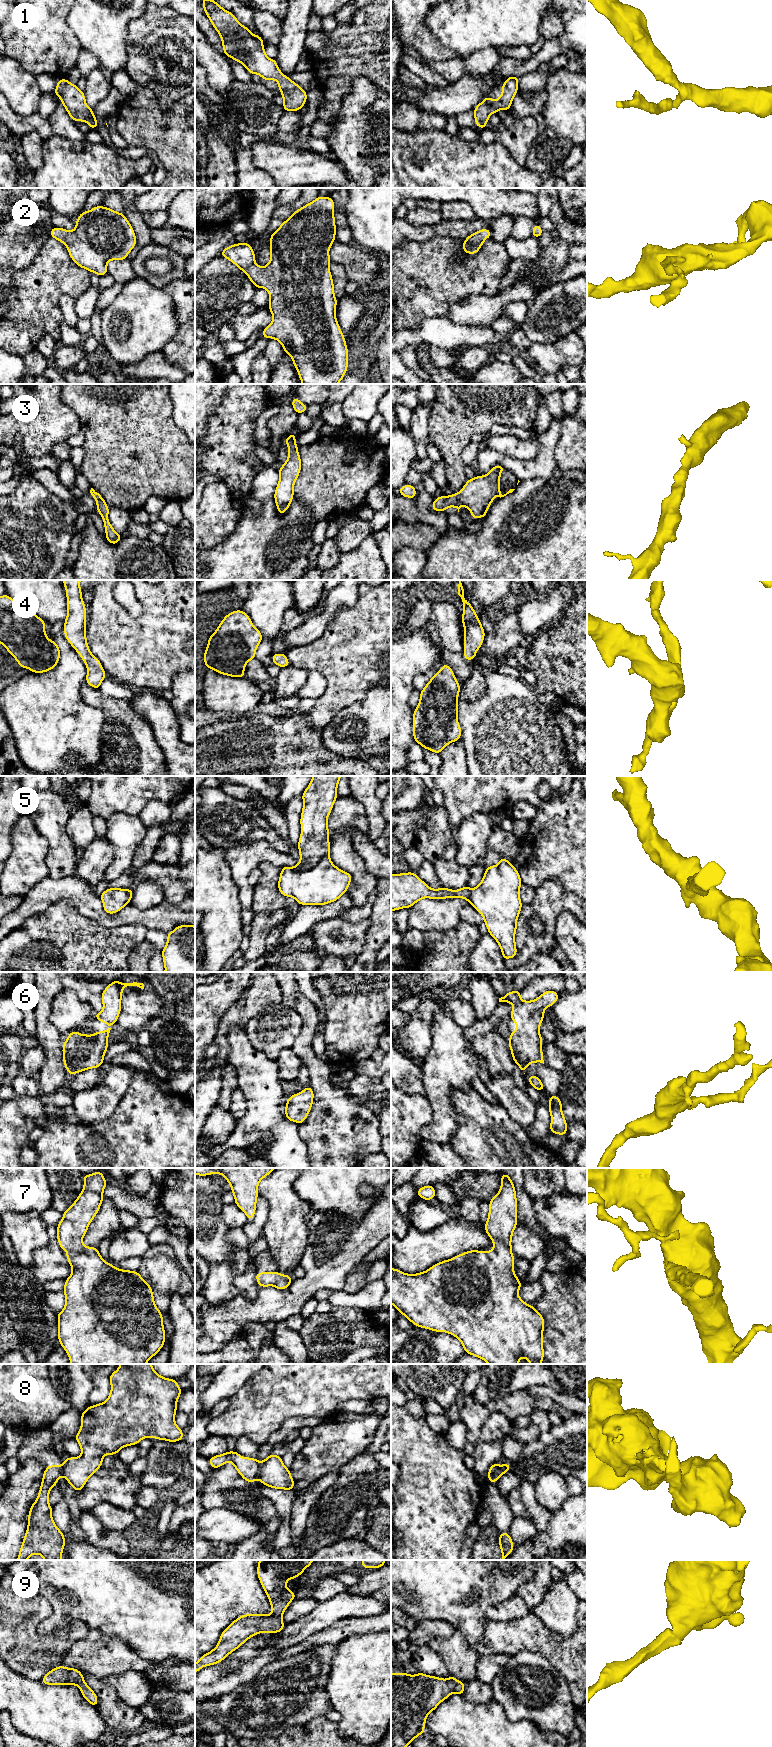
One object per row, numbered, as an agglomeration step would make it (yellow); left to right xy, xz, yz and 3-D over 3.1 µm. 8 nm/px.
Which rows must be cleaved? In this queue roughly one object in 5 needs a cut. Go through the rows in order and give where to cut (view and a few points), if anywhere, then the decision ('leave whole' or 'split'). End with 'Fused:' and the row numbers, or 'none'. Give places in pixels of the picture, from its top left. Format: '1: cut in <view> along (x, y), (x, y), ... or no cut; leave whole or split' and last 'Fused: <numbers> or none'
1: no cut; leave whole
2: no cut; leave whole
3: no cut; leave whole
4: no cut; leave whole
5: cut in xz along (328, 854), (303, 870), (293, 868); split
6: no cut; leave whole
7: no cut; leave whole
8: cut in xz along (260, 1463), (256, 1478); split
9: no cut; leave whole
Fused: 5, 8

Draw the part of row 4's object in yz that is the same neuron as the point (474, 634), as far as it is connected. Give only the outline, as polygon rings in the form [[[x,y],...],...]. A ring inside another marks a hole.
[[[458,580],[457,591],[463,602],[462,624],[464,625],[464,657],[467,661],[475,659],[476,652],[482,646],[485,631],[472,605],[464,598],[463,580]]]

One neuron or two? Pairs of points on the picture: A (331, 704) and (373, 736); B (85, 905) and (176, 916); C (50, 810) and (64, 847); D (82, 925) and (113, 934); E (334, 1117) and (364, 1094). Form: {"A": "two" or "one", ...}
{"A": "two", "B": "one", "C": "one", "D": "one", "E": "two"}

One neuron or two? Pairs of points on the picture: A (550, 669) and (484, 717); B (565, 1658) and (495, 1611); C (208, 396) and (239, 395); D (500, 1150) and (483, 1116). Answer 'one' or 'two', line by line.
A: two
B: two
C: two
D: one

